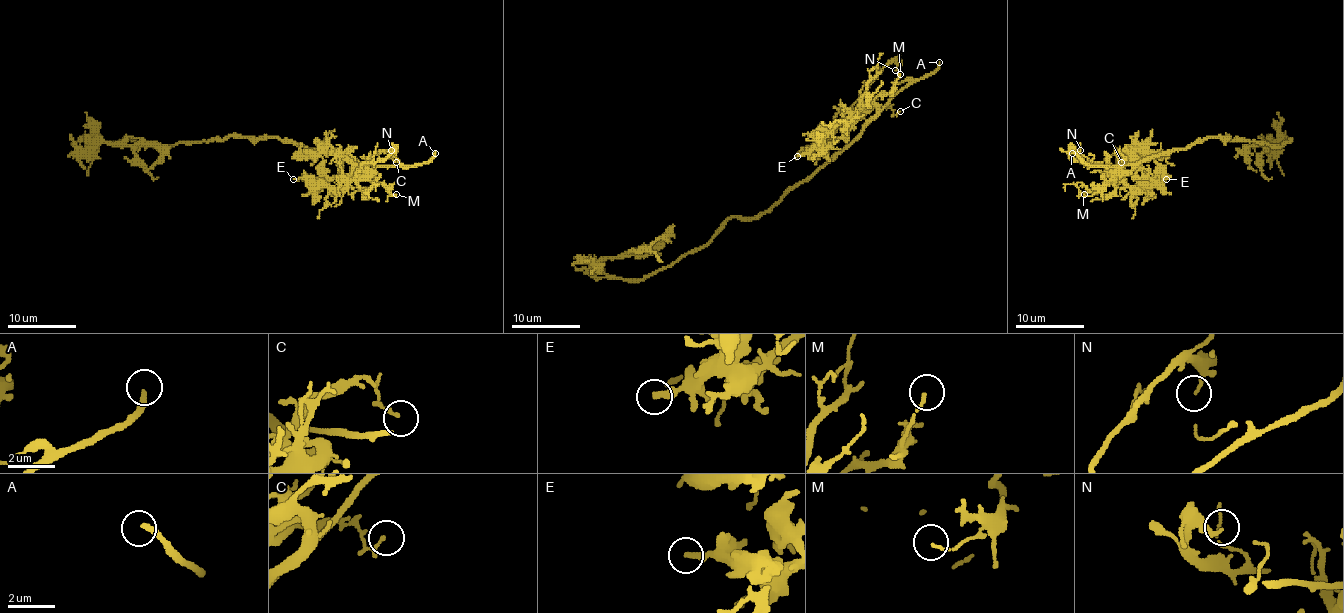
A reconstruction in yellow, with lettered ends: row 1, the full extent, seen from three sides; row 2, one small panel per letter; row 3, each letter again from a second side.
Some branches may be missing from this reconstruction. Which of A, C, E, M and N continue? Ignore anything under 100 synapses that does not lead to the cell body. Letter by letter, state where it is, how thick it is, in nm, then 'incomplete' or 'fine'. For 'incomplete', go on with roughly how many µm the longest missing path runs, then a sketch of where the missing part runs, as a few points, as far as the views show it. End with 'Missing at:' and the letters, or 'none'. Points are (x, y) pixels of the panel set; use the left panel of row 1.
A: place (435, 153); calibre 240 nm; incomplete; missing 35 µm; course (435, 153), (439, 133), (461, 114), (481, 116), (488, 121), (468, 126), (468, 133), (481, 146)
C: place (396, 162); calibre 140 nm; fine
E: place (293, 179); calibre 240 nm; fine
M: place (396, 194); calibre 110 nm; fine
N: place (391, 150); calibre 100 nm; fine
Missing at: A

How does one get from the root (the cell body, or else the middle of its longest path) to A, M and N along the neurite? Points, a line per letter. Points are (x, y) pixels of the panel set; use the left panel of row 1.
A: (232, 136), (290, 139), (309, 148), (346, 155), (362, 163), (386, 167), (415, 167), (425, 163), (435, 153)
M: (232, 136), (280, 138), (309, 148), (346, 155), (369, 172), (374, 182), (382, 184), (392, 196), (396, 194)
N: (232, 136), (280, 138), (322, 148), (355, 160), (360, 172), (363, 163), (381, 162), (391, 150)

